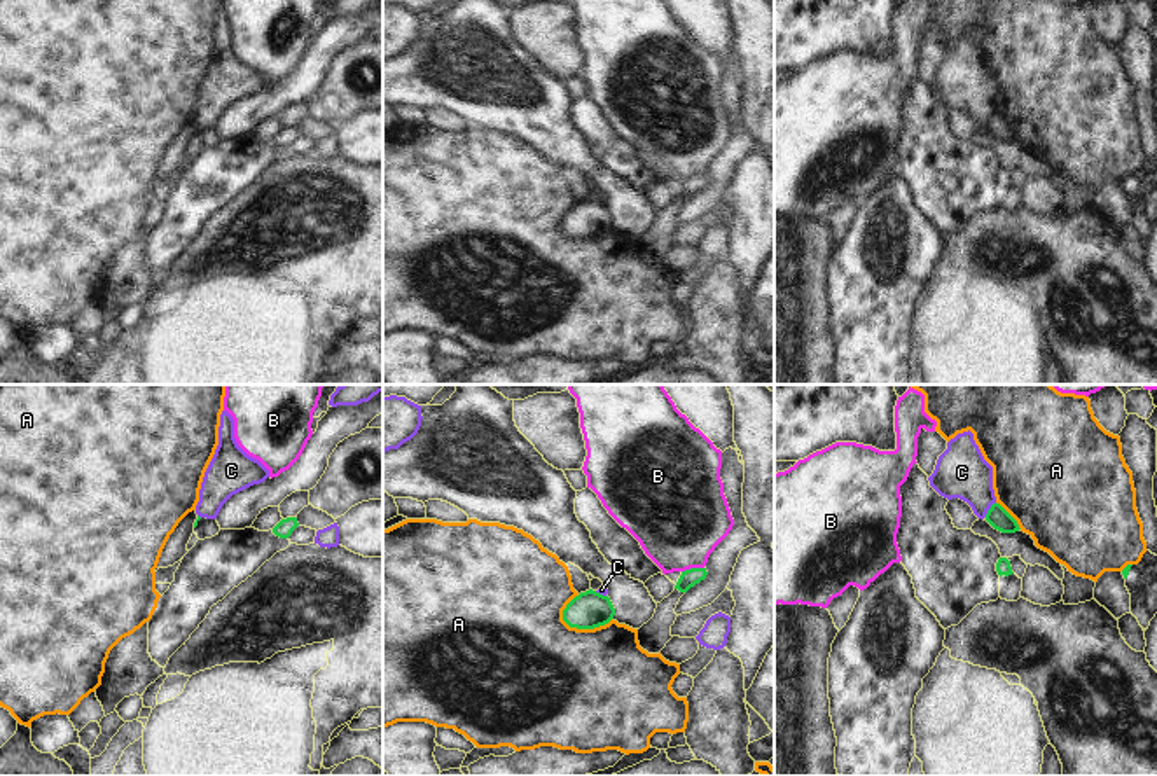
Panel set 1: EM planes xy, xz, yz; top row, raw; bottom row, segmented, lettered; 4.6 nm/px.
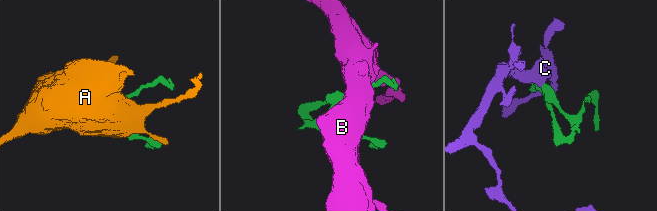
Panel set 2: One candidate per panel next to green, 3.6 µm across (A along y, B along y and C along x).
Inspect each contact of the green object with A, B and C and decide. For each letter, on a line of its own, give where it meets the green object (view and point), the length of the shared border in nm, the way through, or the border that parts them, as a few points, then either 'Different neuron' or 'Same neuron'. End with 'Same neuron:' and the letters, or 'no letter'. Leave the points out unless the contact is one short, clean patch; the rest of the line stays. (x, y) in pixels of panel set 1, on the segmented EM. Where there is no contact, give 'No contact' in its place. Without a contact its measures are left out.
A: Touches green at xz (584, 628). Shared border 240 nm. Different neuron
B: Touches green at xz (692, 568). Shared border 110 nm. Boundary: xz (703, 567), (682, 572). Different neuron
C: Touches green at yz (990, 509). Shared border 90 nm. Boundary: yz (995, 502), (984, 516). Different neuron
Same neuron: no letter.

